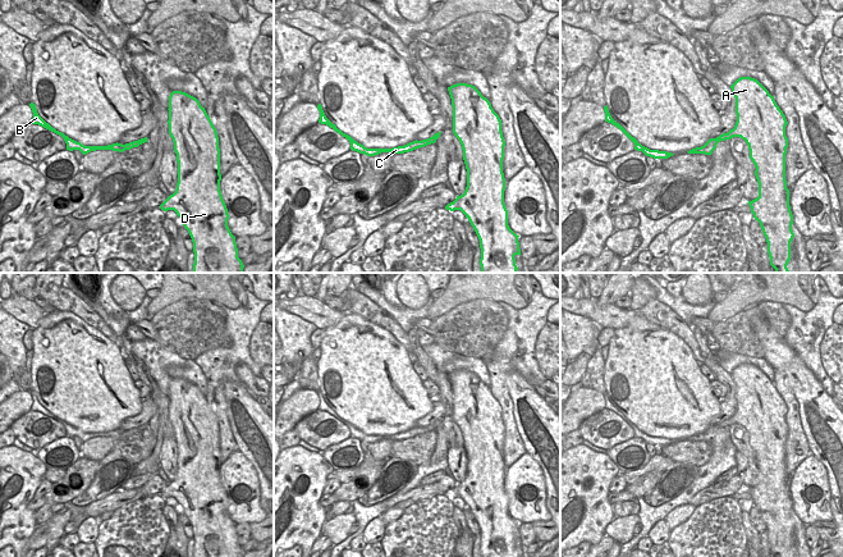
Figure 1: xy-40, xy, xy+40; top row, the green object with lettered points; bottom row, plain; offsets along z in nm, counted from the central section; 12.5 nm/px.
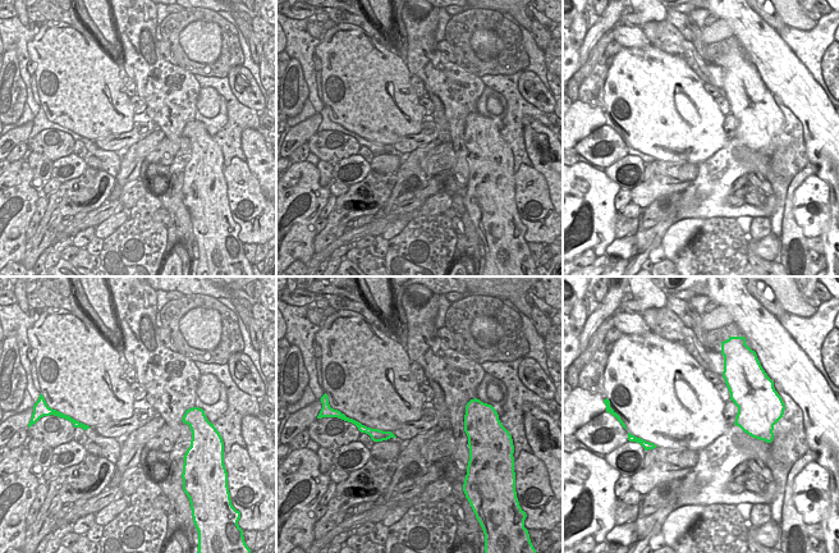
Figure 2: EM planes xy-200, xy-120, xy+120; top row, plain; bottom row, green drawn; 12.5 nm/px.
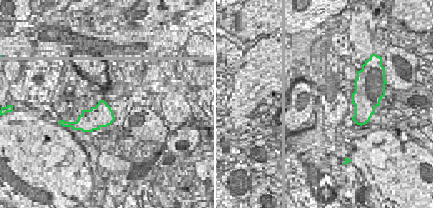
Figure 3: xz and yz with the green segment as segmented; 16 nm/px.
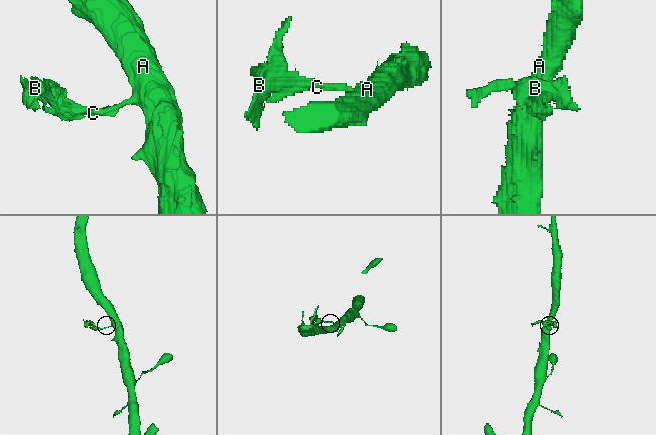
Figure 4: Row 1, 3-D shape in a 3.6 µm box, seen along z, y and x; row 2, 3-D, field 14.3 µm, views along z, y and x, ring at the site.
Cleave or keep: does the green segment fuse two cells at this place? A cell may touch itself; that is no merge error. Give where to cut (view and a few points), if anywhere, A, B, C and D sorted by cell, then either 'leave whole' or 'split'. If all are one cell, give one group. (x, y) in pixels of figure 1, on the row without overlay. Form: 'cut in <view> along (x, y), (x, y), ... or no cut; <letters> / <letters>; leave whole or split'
cut in xy+40 along (719, 423), (722, 427); A D / B C; split

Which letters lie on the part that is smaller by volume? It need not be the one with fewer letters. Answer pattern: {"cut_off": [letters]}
{"cut_off": ["B", "C"]}

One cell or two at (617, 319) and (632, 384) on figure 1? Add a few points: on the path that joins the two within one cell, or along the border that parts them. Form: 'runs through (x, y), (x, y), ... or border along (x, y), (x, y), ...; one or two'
border along (636, 314), (627, 325), (614, 329); two

